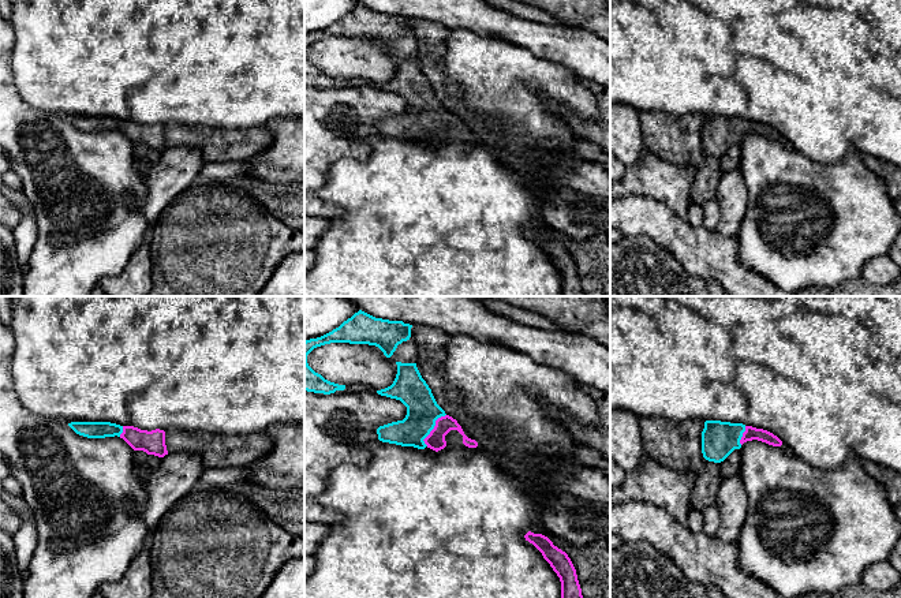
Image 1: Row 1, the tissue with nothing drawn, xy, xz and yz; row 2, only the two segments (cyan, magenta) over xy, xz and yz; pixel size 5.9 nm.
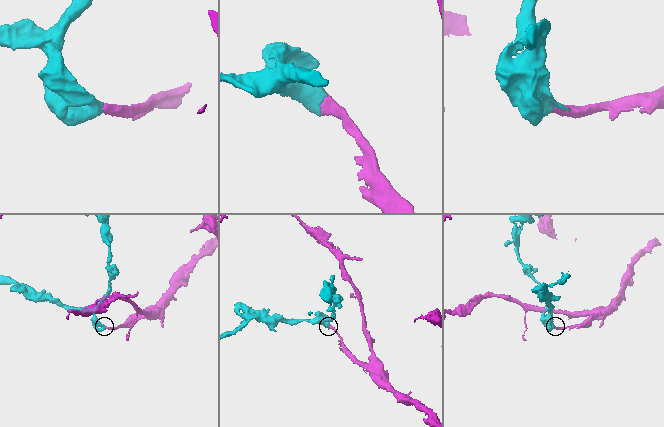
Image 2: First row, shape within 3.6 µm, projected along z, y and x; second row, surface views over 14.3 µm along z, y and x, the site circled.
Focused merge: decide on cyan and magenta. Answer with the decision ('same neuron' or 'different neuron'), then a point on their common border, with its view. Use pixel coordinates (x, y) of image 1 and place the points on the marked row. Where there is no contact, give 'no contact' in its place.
same neuron; contact xz (433, 428)

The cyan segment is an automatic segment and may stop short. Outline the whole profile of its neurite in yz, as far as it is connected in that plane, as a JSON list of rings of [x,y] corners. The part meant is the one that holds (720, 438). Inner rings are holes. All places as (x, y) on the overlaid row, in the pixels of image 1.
[[[706,421],[702,431],[702,453],[709,461],[721,463],[734,449],[740,449],[747,441],[758,440],[773,446],[781,446],[782,441],[773,433],[721,421]]]

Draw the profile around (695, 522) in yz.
[[[691,509],[689,517],[688,517],[688,523],[687,527],[692,534],[699,534],[703,530],[703,512],[702,511],[696,511],[696,509]]]

